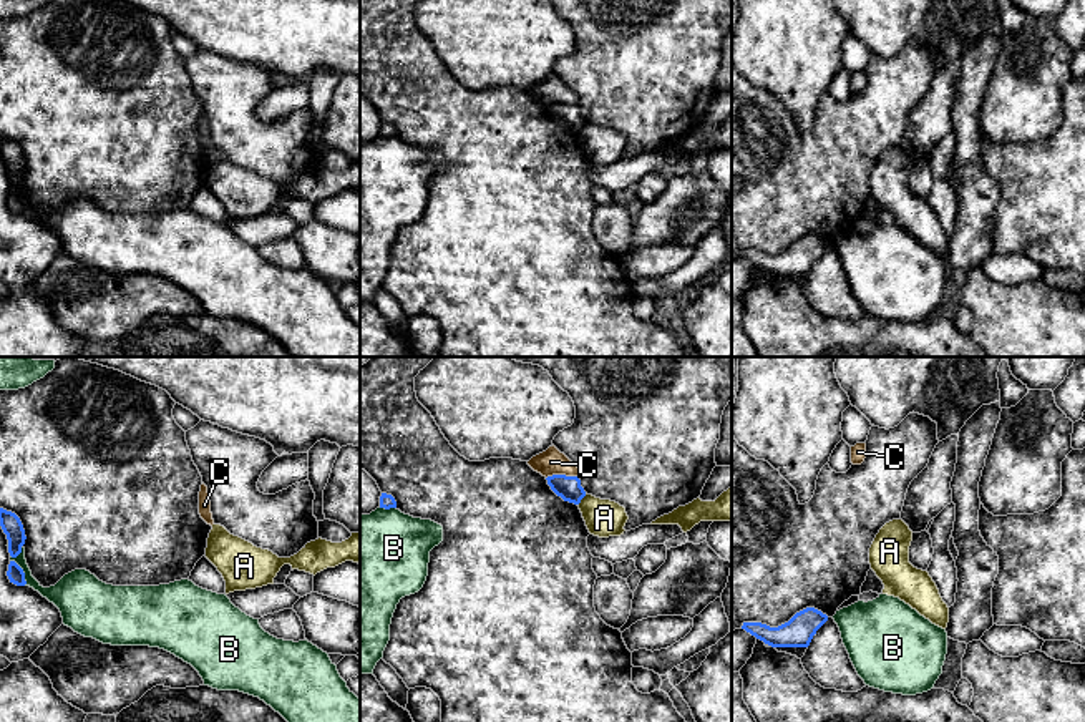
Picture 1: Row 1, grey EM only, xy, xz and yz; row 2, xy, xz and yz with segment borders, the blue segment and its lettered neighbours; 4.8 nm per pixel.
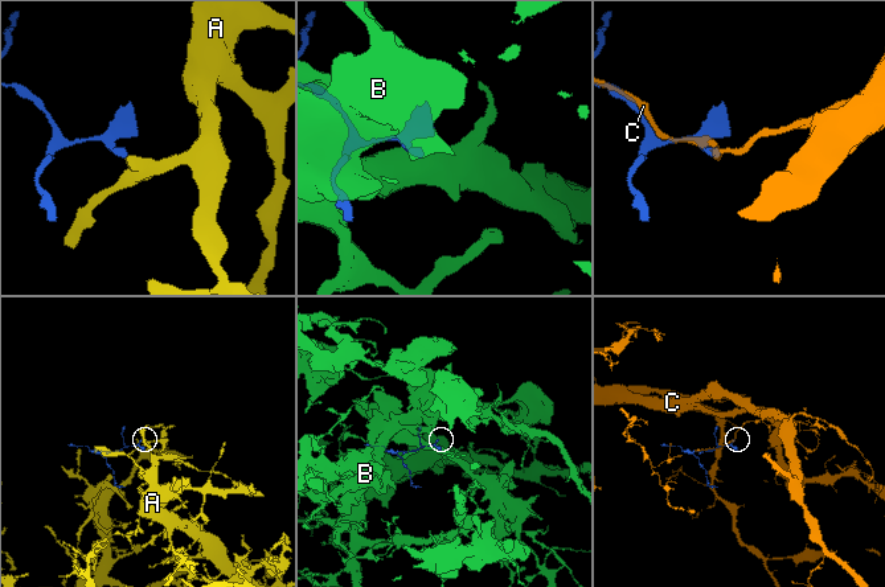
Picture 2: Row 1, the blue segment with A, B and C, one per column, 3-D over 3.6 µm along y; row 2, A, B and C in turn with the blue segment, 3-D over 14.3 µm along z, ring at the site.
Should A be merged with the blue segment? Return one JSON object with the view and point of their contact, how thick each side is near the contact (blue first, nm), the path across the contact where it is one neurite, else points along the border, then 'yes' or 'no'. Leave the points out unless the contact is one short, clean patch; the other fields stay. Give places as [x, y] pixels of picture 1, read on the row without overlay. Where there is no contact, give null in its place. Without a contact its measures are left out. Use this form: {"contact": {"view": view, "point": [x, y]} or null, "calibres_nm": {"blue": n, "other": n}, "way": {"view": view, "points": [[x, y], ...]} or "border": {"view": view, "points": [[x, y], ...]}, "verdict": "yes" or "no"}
{"contact": {"view": "xz", "point": [581, 126]}, "calibres_nm": {"blue": 120, "other": 180}, "border": {"view": "xz", "points": [[586, 121], [578, 133]]}, "verdict": "no"}

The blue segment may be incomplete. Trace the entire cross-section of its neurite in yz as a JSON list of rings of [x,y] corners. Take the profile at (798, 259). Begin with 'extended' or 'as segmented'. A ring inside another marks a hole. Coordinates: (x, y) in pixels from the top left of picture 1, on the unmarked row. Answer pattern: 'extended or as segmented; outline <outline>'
as segmented; outline [[[806,236],[778,256],[761,251],[743,251],[742,257],[771,276],[808,276],[816,259],[826,249],[826,242],[815,236]]]

